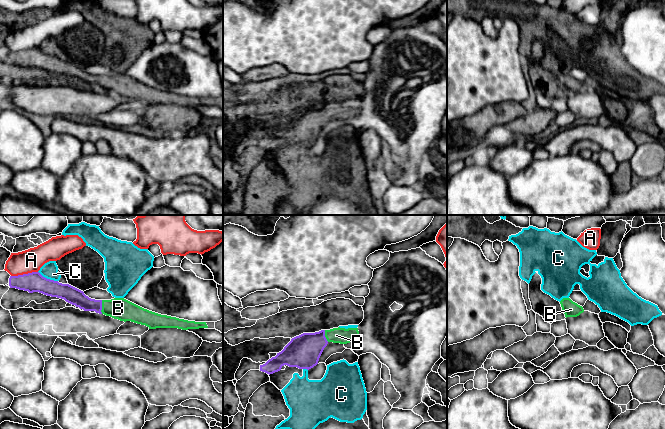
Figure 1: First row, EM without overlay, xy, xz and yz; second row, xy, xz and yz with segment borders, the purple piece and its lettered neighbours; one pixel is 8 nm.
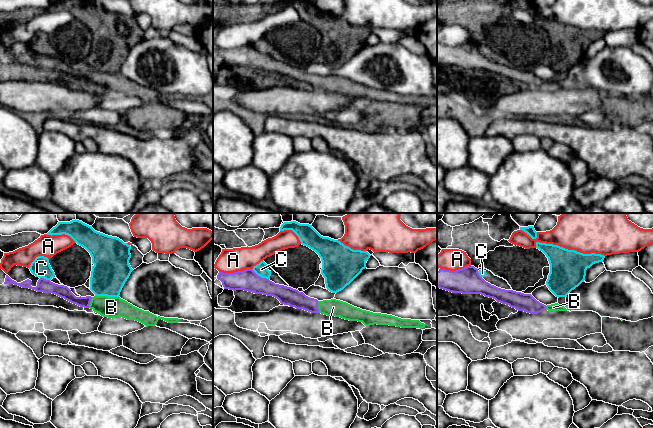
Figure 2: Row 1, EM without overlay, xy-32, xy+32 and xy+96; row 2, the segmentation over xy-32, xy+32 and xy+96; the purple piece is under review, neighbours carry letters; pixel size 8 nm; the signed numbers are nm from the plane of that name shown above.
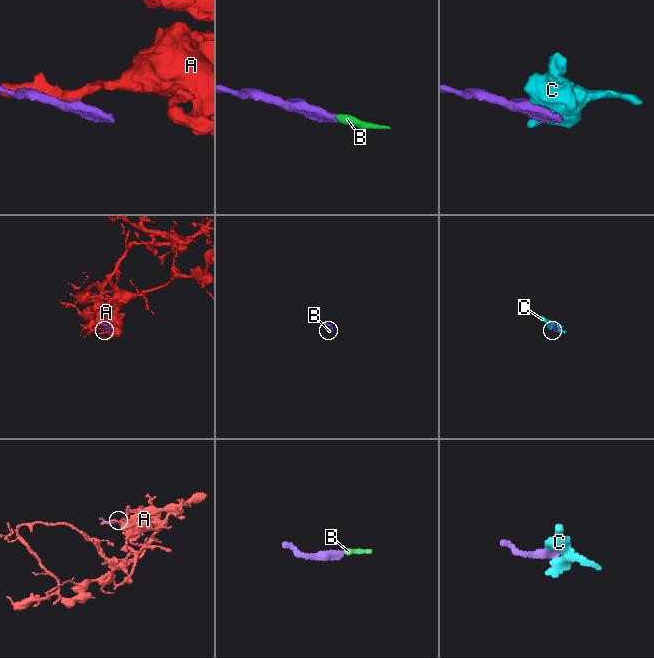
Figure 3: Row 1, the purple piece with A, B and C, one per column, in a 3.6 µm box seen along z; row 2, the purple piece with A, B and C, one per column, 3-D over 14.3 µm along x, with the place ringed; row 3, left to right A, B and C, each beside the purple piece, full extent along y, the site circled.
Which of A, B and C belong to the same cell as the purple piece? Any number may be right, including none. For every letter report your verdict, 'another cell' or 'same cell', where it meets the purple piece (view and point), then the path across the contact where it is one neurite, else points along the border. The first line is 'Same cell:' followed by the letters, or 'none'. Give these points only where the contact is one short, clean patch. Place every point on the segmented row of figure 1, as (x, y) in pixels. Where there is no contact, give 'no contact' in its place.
Same cell: B
A: another cell | xy (24, 274)
B: same cell | xy (101, 307) | across xy (74, 296), (87, 304), (101, 307), (118, 308)
C: another cell | xy (48, 279)

